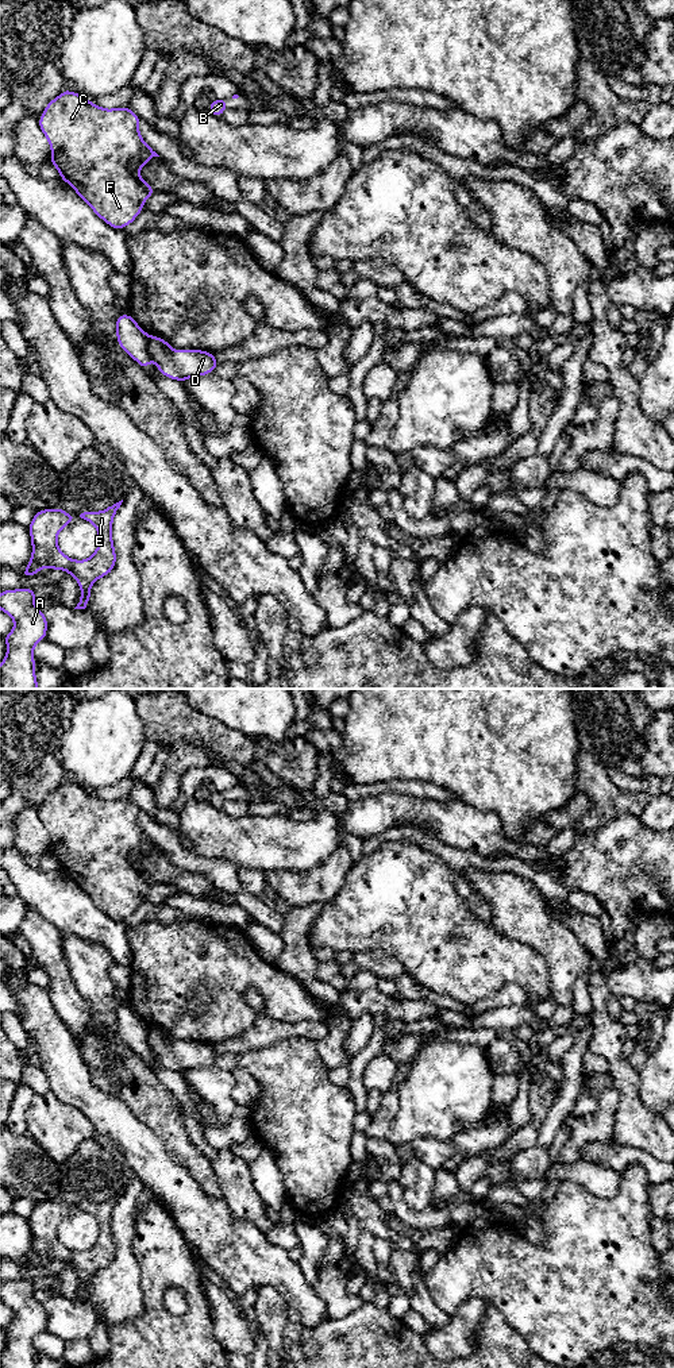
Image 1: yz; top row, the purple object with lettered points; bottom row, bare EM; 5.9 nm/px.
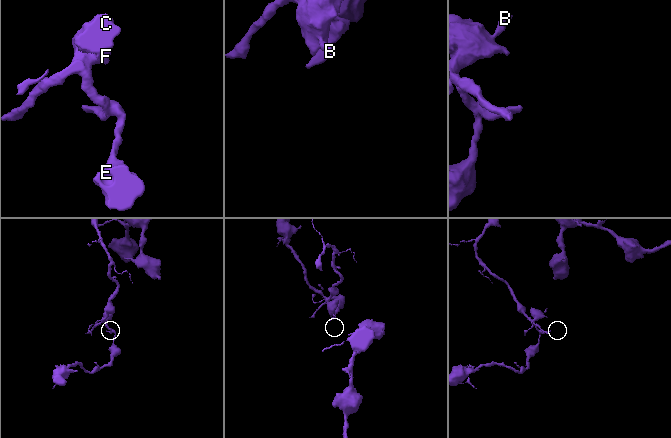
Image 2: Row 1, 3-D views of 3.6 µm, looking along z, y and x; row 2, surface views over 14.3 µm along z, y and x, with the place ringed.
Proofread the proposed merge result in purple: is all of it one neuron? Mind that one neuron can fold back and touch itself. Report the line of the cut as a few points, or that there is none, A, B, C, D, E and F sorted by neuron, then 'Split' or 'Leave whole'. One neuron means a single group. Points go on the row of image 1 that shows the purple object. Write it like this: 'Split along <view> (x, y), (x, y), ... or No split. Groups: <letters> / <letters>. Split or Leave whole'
Split along yz (146, 334), (146, 354), (150, 358). Groups: A D E / B C F. Split

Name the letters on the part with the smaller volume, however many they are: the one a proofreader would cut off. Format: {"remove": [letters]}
{"remove": ["A", "D", "E"]}

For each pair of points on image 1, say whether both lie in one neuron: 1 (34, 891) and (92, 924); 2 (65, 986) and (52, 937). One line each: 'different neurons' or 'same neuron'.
1: same neuron
2: same neuron

